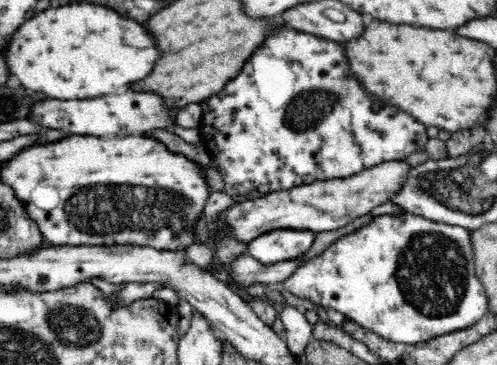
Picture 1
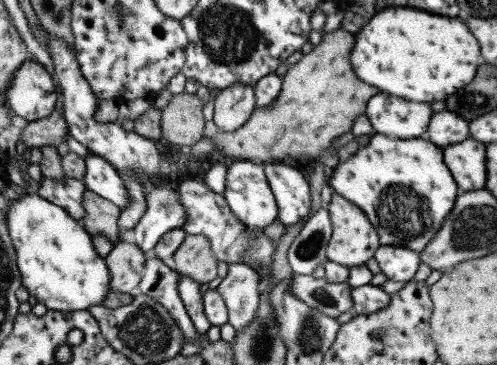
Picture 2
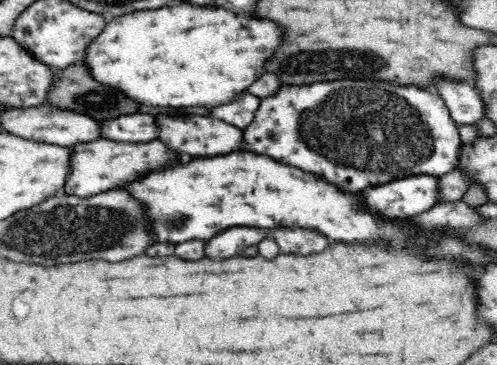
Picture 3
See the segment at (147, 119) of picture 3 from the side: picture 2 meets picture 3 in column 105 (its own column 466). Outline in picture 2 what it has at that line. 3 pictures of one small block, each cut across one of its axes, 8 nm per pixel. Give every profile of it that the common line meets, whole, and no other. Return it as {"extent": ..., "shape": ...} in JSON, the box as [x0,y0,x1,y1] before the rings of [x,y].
{"extent":[427,112,467,146],"shape":[[[435,112],[429,118],[427,140],[435,146],[447,146],[451,142],[467,140],[467,120],[457,118],[453,112]]]}

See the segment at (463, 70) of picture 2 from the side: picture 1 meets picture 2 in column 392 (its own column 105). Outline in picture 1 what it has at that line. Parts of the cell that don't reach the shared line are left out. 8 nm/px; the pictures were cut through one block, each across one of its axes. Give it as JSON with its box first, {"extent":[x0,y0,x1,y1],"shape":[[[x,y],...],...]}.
{"extent":[4,4,160,100],"shape":[[[74,4],[44,10],[30,22],[22,24],[12,42],[4,48],[4,54],[8,54],[6,66],[10,74],[16,76],[24,88],[44,92],[50,98],[60,100],[98,98],[114,94],[120,88],[130,88],[134,82],[144,80],[160,60],[160,50],[150,32],[142,24],[130,18],[122,18],[118,12],[108,10],[104,6],[90,6],[90,4]]]}

